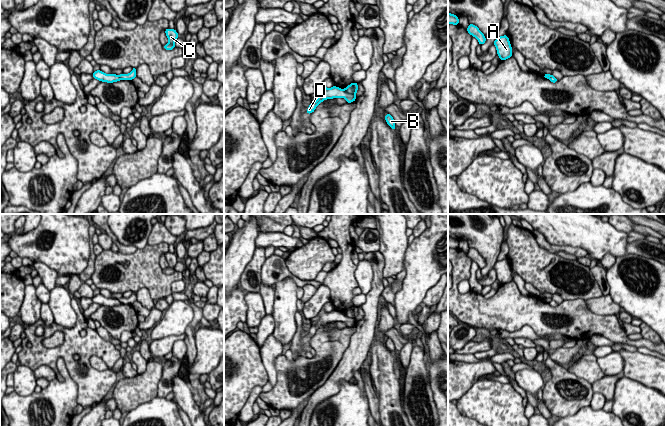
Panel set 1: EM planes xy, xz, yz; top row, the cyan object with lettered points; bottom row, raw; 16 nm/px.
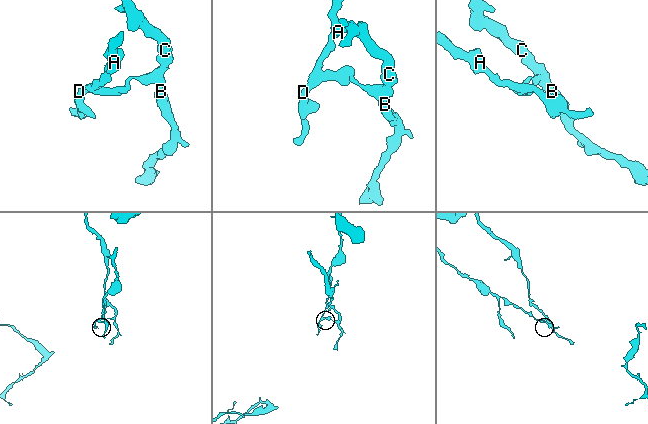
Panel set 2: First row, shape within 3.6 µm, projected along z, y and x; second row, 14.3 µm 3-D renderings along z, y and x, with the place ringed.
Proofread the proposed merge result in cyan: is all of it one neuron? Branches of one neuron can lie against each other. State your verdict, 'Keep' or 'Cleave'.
Cleave

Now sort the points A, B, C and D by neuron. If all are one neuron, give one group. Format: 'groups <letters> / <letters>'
groups A D / B C

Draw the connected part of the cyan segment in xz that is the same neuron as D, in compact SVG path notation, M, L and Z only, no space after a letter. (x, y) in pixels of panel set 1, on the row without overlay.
M323 308L318 313L319 320L316 325L311 326L309 331L306 334L307 338L311 338L315 335L316 331L327 323L333 322L344 322L347 327L352 327L356 324L356 320L354 318L346 317L343 313L332 310L331 312L326 312Z

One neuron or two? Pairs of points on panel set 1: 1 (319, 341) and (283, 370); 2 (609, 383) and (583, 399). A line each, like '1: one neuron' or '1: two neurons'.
1: one neuron
2: two neurons

